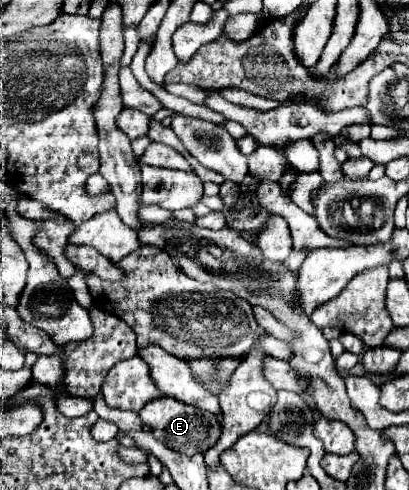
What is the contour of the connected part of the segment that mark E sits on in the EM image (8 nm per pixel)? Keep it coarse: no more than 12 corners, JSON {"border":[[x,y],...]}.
{"border":[[155,398],[139,416],[167,448],[185,456],[221,436],[215,414]]}

